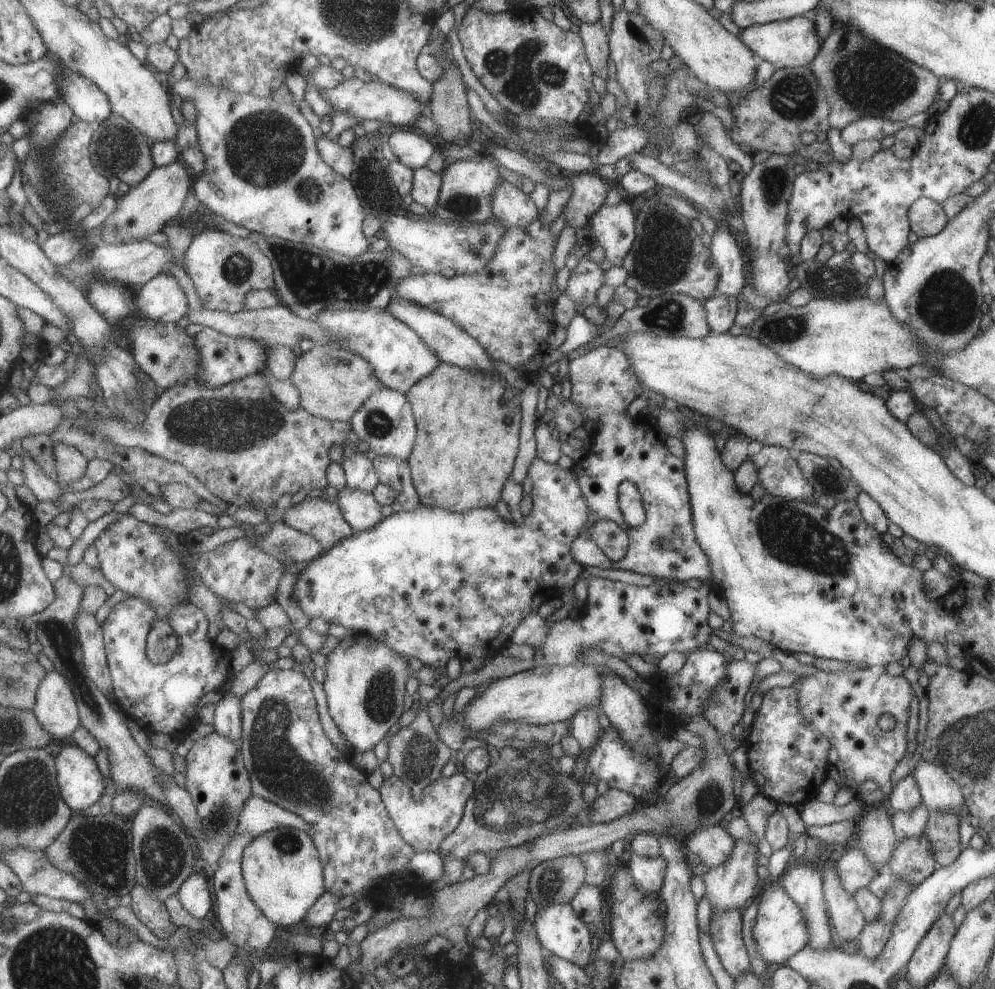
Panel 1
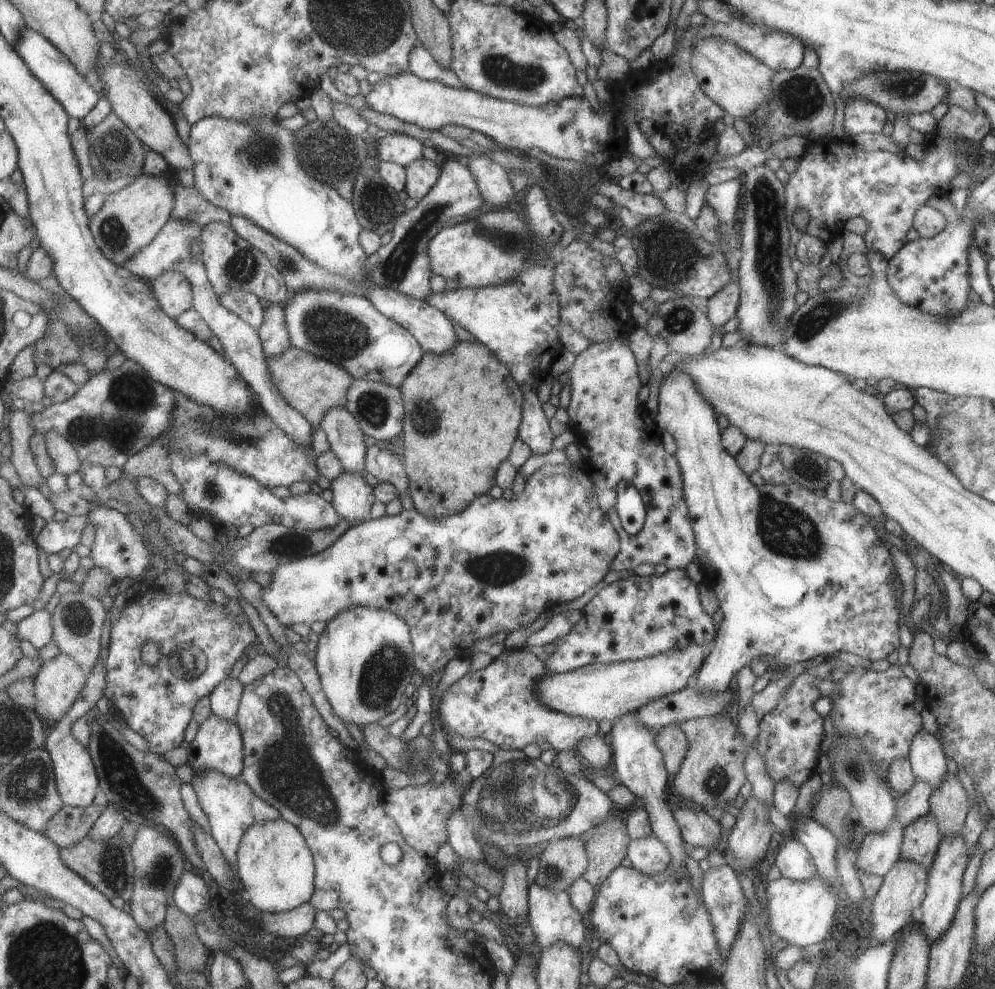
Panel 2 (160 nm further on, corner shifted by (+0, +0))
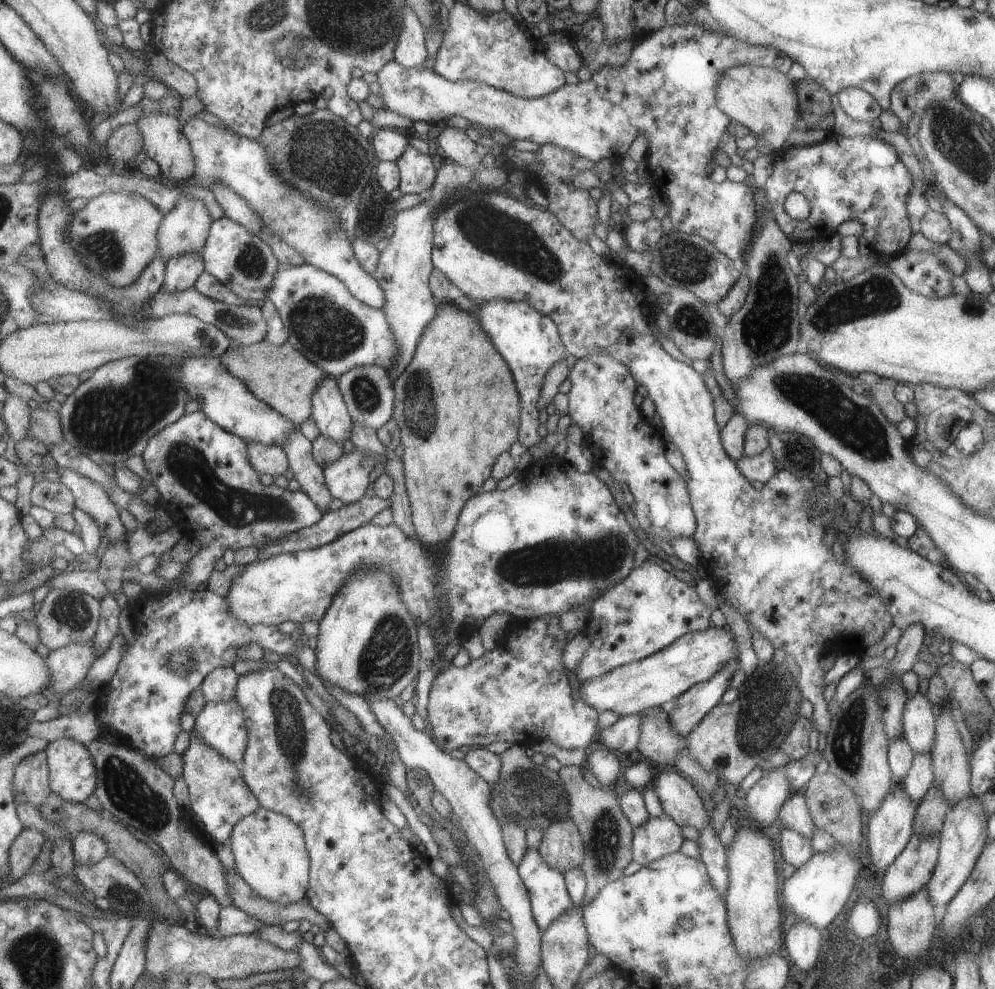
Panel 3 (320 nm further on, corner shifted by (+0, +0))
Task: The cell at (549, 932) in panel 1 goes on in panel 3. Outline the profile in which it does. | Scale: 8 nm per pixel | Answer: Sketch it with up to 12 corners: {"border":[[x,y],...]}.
{"border":[[528,847],[516,867],[545,930],[573,906],[560,870]]}

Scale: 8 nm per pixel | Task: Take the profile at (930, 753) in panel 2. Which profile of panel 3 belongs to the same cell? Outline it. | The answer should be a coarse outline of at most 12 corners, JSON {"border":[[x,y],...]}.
{"border":[[906,694],[902,732],[914,753],[933,744],[926,694]]}

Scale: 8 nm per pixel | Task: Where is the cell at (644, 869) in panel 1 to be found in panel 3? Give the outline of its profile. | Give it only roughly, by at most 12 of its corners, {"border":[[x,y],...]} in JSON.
{"border":[[667,814],[632,830],[632,860],[641,866],[686,847]]}

